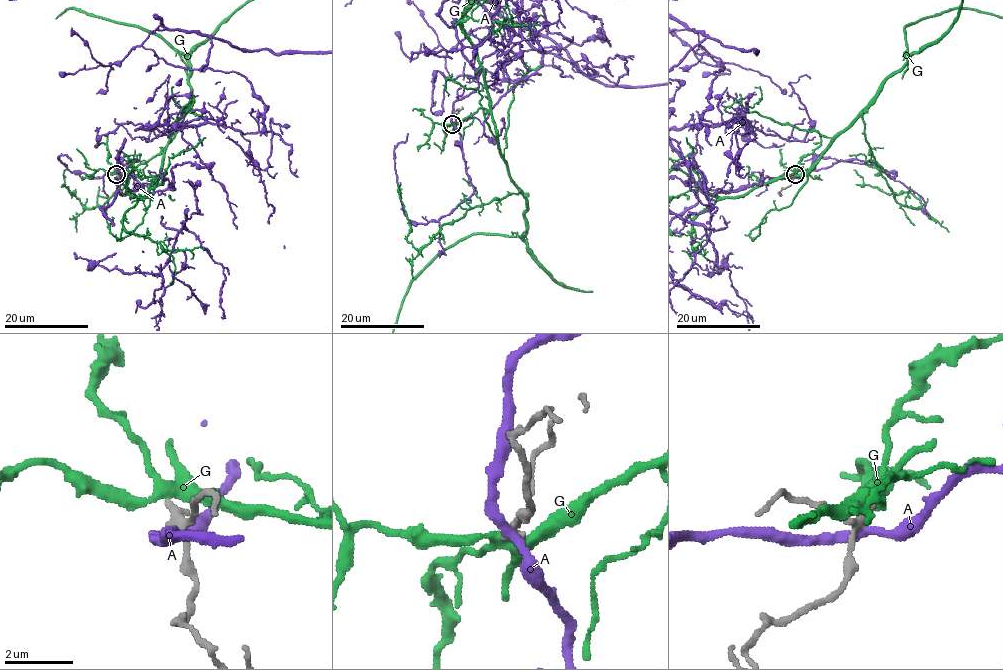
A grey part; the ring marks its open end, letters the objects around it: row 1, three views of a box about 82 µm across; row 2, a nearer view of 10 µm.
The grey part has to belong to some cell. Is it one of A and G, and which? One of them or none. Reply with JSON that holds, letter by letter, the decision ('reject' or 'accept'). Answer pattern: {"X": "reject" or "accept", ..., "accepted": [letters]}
{"A": "reject", "G": "reject", "accepted": []}

